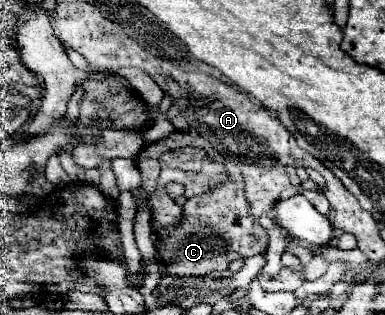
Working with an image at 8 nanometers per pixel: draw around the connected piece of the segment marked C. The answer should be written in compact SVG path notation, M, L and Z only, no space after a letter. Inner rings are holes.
M202 138L202 147L210 160L222 163L226 167L229 173L228 181L222 183L216 191L188 199L184 205L184 213L176 221L176 225L160 229L158 245L160 251L166 251L158 257L160 263L166 267L162 273L180 277L204 277L212 271L228 269L228 265L238 257L245 259L262 254L268 247L268 233L250 211L250 203L244 195L244 181L238 167L226 161L205 138Z

